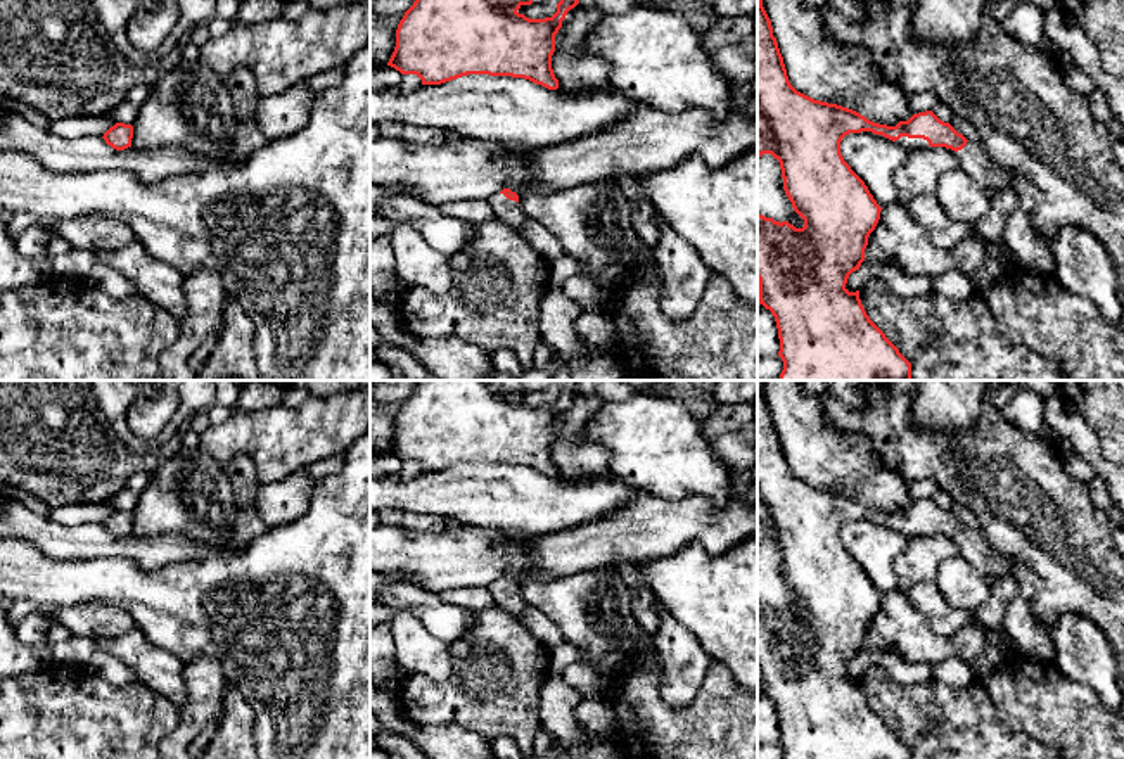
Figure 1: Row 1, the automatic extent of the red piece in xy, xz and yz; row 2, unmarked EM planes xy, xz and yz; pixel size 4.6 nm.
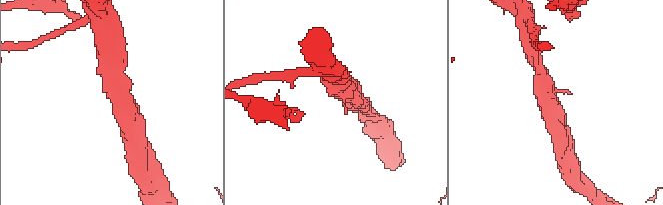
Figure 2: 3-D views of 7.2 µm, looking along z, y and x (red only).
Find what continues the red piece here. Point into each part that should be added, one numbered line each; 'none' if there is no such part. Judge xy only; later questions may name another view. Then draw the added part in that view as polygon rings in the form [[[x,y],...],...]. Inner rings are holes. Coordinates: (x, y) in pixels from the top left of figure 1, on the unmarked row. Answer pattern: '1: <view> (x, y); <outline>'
none

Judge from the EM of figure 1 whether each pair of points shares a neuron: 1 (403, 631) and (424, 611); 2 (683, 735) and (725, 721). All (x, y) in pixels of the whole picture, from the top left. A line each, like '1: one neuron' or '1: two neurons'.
1: two neurons
2: one neuron

